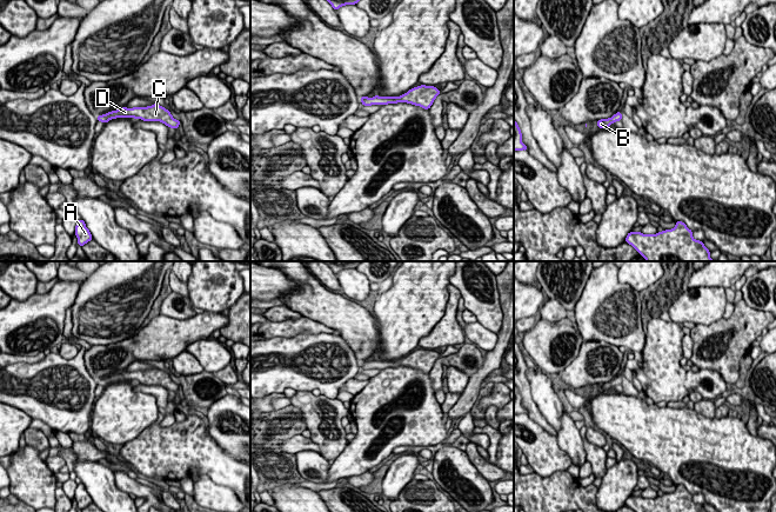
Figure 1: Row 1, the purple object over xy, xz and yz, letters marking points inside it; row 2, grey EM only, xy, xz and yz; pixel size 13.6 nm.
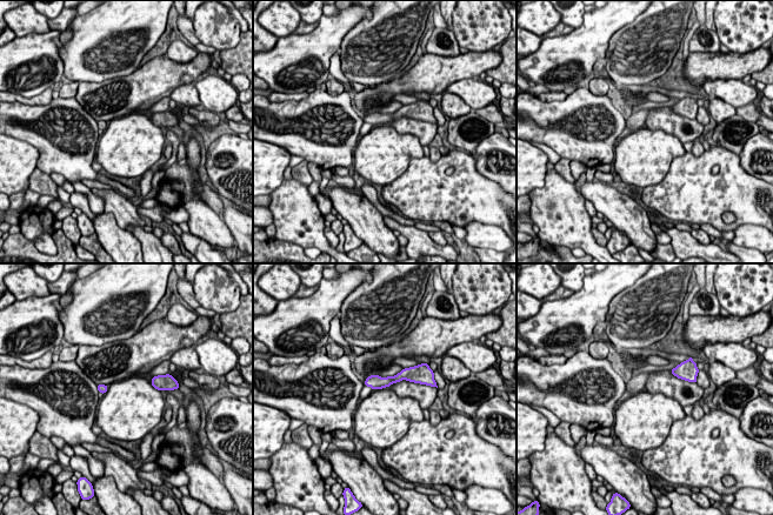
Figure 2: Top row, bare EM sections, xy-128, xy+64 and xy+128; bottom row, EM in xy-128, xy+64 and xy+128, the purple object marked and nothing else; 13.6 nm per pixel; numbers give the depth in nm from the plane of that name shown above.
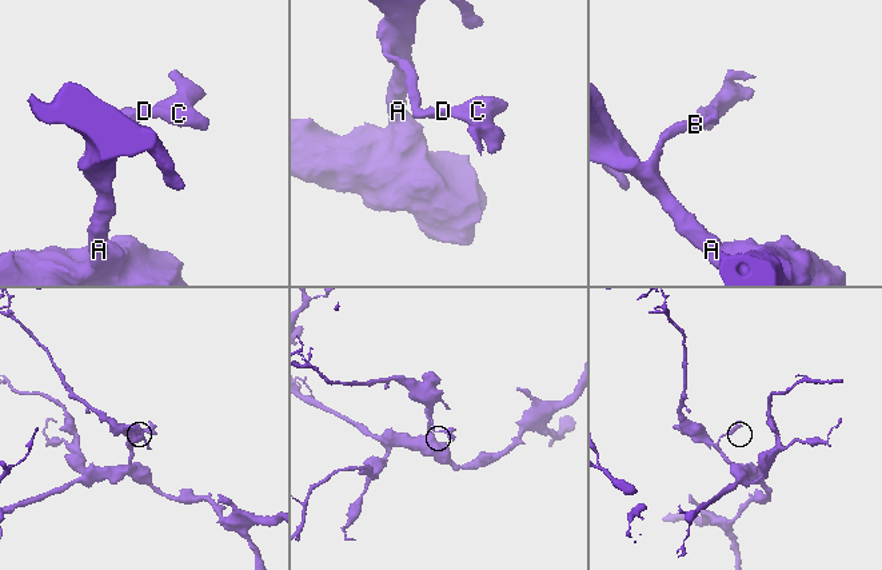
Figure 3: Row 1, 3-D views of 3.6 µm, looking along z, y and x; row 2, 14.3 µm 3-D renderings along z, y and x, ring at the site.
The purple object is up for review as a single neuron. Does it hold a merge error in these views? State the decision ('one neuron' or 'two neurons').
one neuron

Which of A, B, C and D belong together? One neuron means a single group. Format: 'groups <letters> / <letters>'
groups A B C D

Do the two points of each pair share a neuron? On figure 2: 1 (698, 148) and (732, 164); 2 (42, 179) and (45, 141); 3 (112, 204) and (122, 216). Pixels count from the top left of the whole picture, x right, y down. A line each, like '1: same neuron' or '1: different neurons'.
1: different neurons
2: different neurons
3: same neuron

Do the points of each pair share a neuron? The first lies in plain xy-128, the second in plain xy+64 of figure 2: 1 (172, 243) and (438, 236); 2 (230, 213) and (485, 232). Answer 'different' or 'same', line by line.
1: same
2: different

